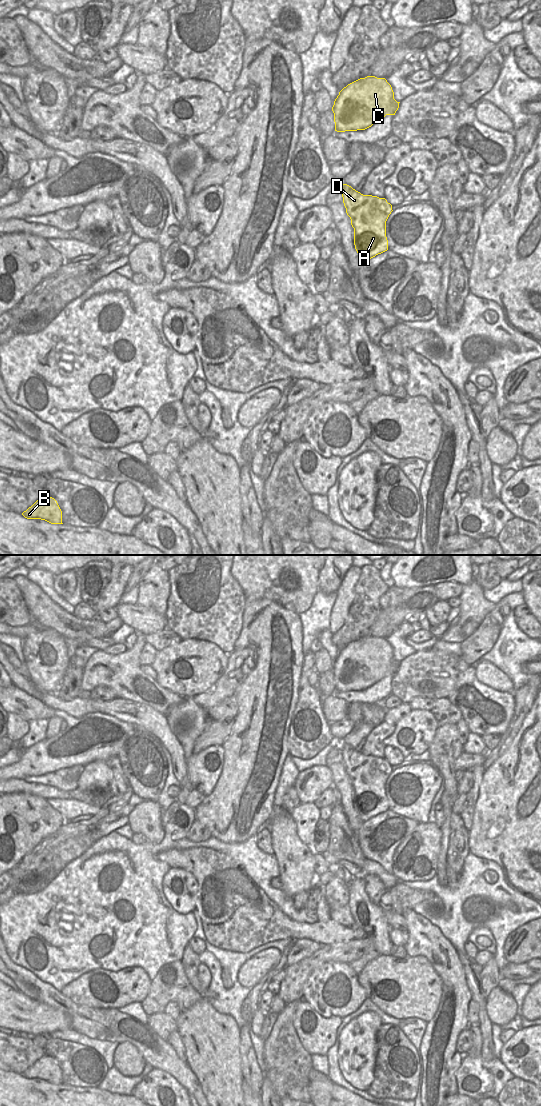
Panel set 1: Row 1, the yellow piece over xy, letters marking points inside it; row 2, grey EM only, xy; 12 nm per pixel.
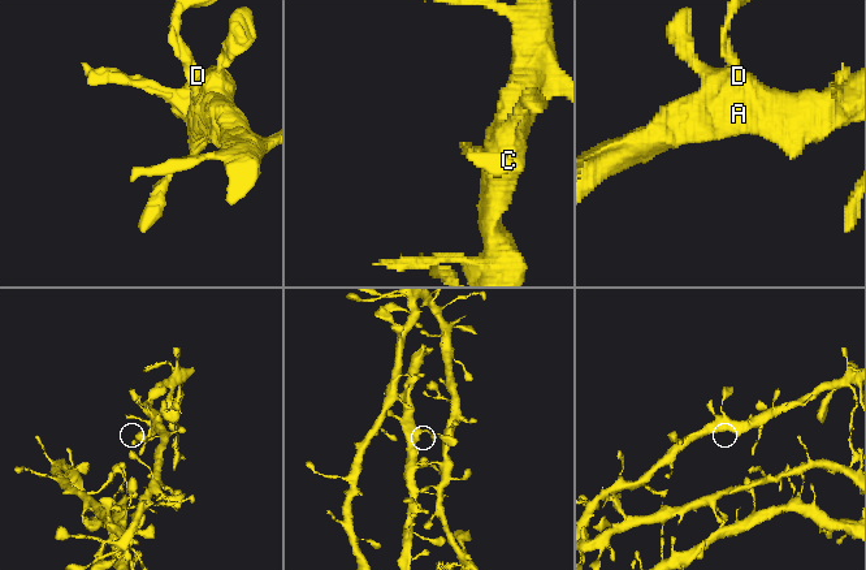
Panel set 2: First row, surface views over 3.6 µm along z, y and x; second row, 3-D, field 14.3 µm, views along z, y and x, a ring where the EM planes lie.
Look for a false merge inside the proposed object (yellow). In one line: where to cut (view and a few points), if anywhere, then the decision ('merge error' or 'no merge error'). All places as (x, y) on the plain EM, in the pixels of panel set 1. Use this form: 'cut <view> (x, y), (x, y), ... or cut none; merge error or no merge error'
cut none; no merge error

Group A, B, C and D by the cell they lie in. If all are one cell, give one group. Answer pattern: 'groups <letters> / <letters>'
groups A B C D

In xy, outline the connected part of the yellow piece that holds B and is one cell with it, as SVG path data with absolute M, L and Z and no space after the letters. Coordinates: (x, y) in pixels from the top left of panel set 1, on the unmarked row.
M48 1055L37 1060L22 1075L27 1079L41 1079L51 1084L63 1084L62 1071L57 1061Z

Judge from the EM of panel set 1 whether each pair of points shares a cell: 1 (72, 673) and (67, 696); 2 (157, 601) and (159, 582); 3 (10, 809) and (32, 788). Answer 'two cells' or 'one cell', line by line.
1: one cell
2: one cell
3: two cells

